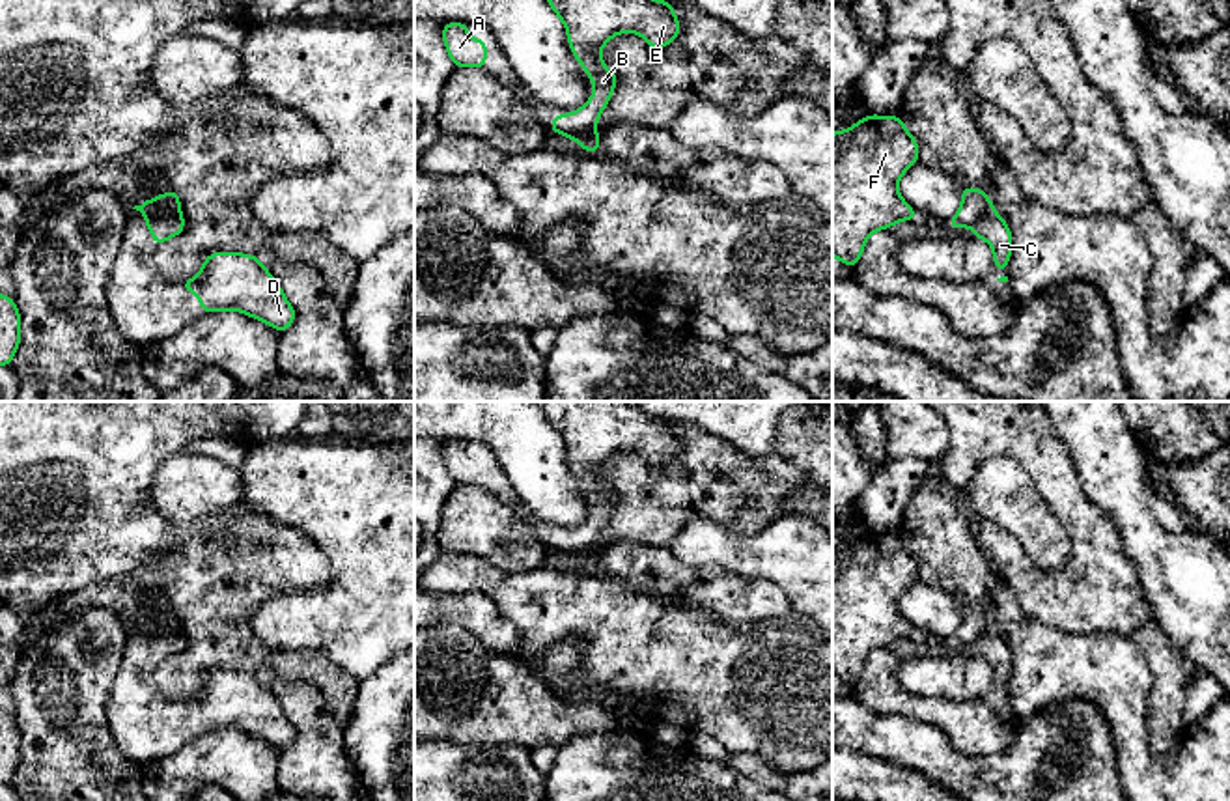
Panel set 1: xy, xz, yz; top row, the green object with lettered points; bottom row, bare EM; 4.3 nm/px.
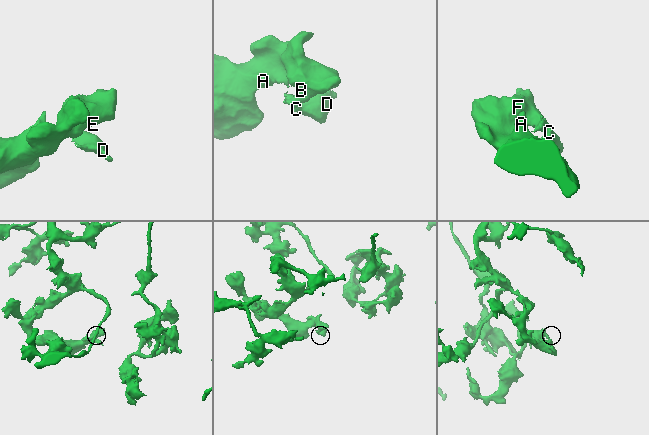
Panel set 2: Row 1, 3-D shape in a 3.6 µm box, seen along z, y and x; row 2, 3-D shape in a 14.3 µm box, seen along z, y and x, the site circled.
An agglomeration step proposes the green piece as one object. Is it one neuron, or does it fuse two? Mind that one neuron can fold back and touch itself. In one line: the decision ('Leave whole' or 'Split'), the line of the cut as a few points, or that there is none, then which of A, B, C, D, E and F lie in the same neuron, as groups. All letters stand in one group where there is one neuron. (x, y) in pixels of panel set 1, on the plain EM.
Split. Split along xy (180, 630), (144, 633). Groups: A B E F / C D

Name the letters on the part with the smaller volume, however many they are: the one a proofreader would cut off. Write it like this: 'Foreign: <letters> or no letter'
Foreign: C, D

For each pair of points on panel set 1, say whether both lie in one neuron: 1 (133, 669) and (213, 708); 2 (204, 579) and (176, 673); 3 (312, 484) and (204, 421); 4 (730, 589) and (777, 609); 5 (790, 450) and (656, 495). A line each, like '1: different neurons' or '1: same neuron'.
1: same neuron
2: same neuron
3: different neurons
4: same neuron
5: same neuron

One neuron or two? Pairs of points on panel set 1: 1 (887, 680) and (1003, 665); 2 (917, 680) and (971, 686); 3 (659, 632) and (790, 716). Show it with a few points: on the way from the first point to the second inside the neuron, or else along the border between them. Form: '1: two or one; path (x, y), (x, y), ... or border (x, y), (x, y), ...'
1: one; path (919, 708), (978, 712), (990, 701)
2: one; path (930, 680), (958, 682)
3: one; path (691, 663), (713, 680), (758, 691)

